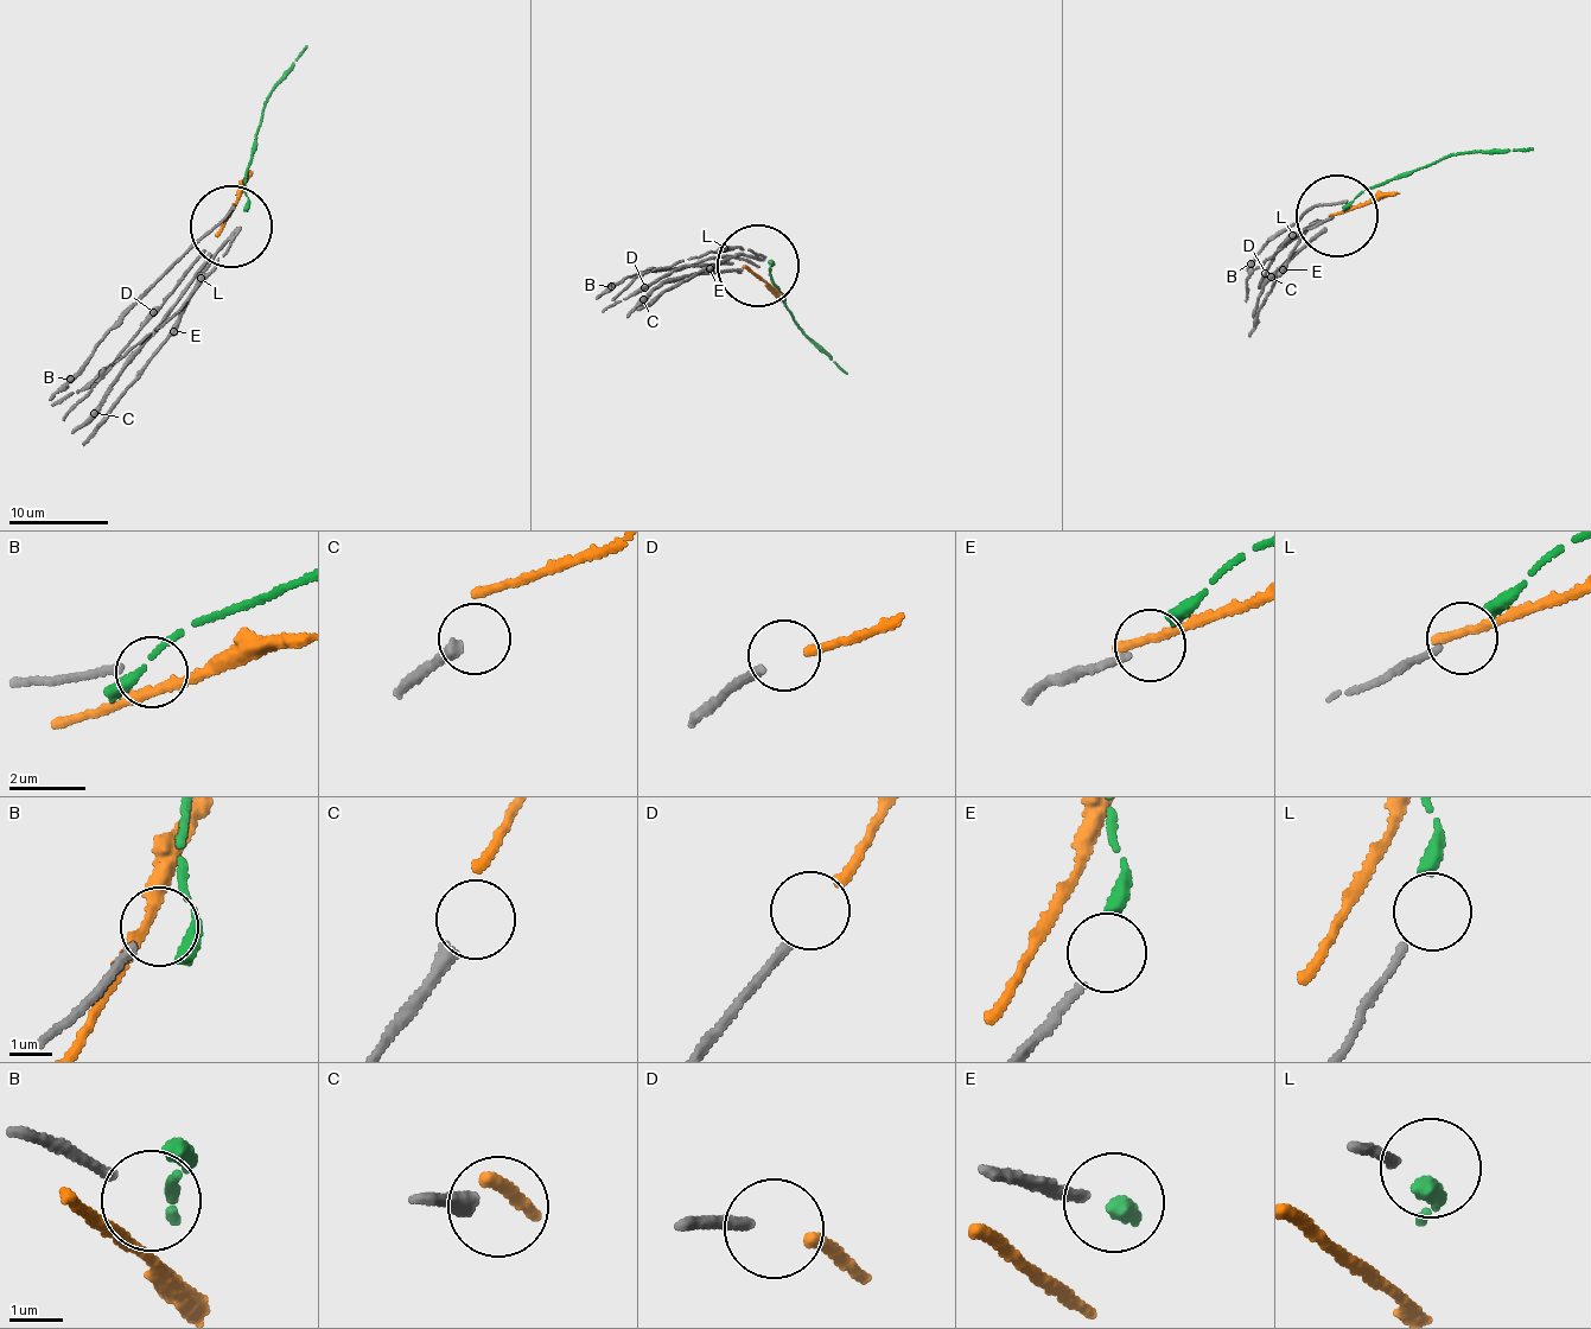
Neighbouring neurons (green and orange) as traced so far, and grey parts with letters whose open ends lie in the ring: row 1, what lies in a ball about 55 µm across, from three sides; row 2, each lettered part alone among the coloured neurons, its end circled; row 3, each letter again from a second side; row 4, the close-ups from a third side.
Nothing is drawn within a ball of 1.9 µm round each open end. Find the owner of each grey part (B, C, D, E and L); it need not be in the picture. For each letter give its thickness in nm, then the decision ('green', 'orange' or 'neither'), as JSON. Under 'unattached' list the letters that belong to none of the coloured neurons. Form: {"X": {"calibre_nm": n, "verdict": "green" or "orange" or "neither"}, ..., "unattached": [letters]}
{"B": {"calibre_nm": 180, "verdict": "neither"}, "C": {"calibre_nm": 340, "verdict": "neither"}, "D": {"calibre_nm": 220, "verdict": "orange"}, "E": {"calibre_nm": 170, "verdict": "neither"}, "L": {"calibre_nm": 170, "verdict": "green"}, "unattached": ["B", "C", "E"]}

